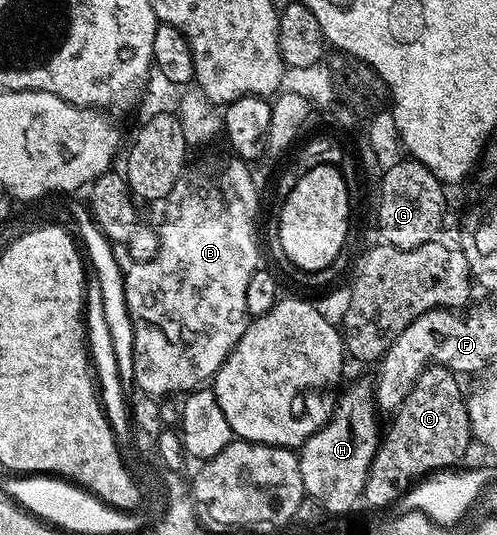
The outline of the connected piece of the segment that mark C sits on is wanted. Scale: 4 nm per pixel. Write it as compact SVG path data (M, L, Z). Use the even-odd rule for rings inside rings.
M427 365L426 370L414 380L412 391L402 400L402 406L393 414L390 430L385 430L368 479L364 483L362 501L373 510L398 500L419 479L442 470L453 470L458 460L472 446L470 420L466 406L467 394L462 393L459 374L448 367Z

